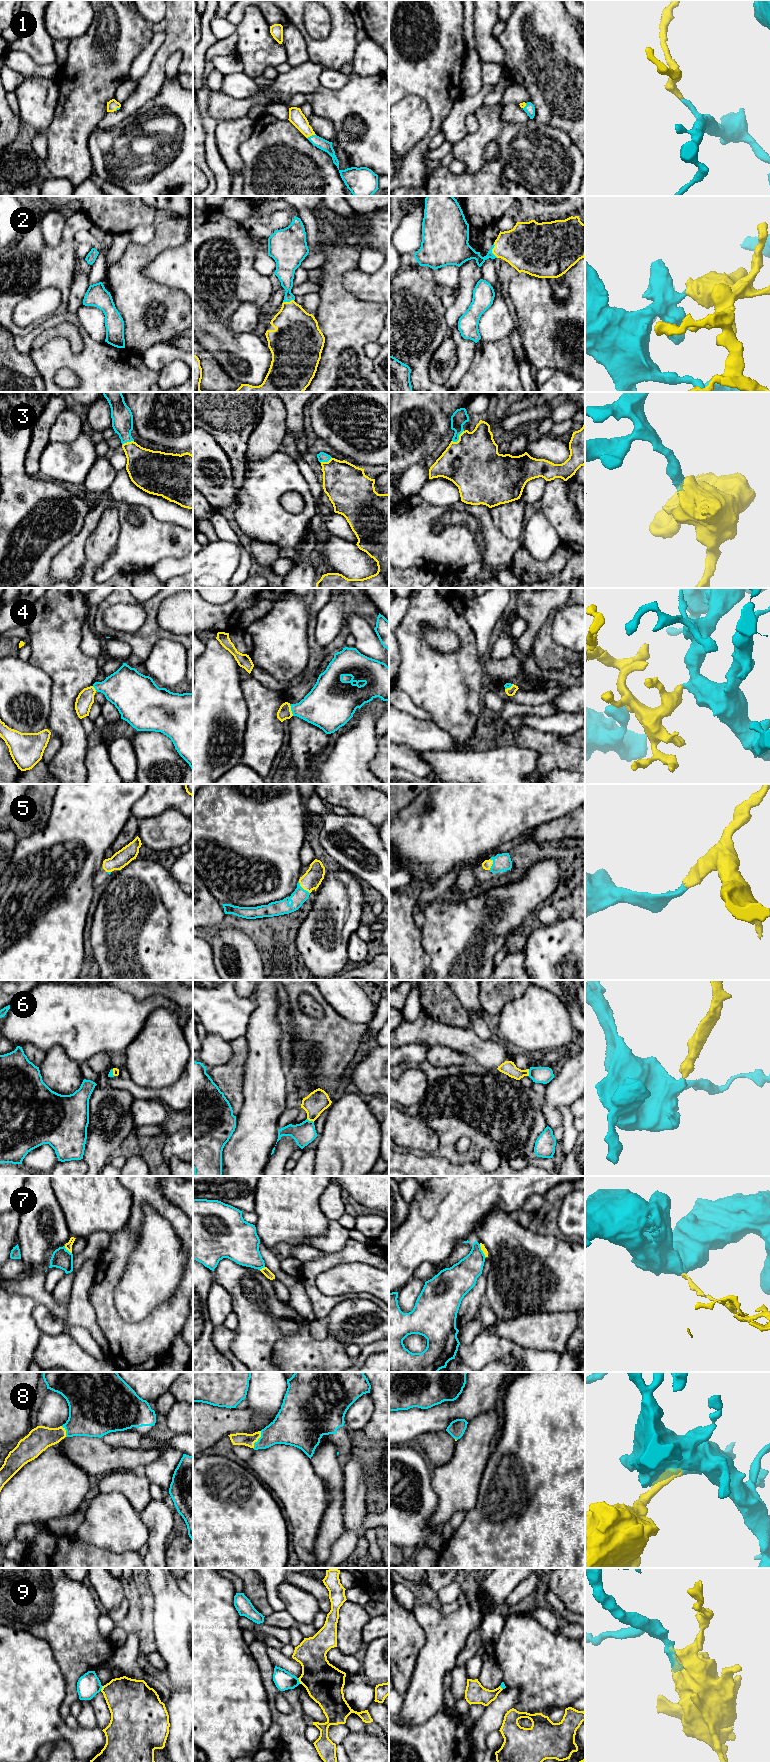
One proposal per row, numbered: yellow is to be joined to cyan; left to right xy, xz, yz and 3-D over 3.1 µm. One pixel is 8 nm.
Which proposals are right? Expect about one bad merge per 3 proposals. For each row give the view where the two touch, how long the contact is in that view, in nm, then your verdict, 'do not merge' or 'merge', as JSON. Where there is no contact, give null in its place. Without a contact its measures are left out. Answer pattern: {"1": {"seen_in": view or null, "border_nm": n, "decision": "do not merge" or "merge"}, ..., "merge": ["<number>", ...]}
{"1": {"seen_in": "xz", "border_nm": 80, "decision": "merge"}, "2": {"seen_in": "yz", "border_nm": 120, "decision": "merge"}, "3": {"seen_in": "yz", "border_nm": 130, "decision": "merge"}, "4": {"seen_in": "xz", "border_nm": 100, "decision": "merge"}, "5": {"seen_in": "xz", "border_nm": 140, "decision": "merge"}, "6": {"seen_in": "xz", "border_nm": 70, "decision": "merge"}, "7": {"seen_in": "xy", "border_nm": 90, "decision": "do not merge"}, "8": {"seen_in": "xz", "border_nm": 160, "decision": "merge"}, "9": {"seen_in": "xz", "border_nm": 50, "decision": "do not merge"}, "merge": ["1", "2", "3", "4", "5", "6", "8"]}

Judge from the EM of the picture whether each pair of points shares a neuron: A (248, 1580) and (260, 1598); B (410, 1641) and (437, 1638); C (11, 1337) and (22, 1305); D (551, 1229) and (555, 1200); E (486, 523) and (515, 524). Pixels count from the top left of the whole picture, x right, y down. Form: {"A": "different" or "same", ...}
{"A": "same", "B": "different", "C": "same", "D": "same", "E": "different"}

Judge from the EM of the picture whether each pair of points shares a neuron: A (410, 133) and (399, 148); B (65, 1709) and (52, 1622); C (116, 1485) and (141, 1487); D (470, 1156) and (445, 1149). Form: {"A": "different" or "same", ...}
{"A": "same", "B": "same", "C": "same", "D": "same"}

